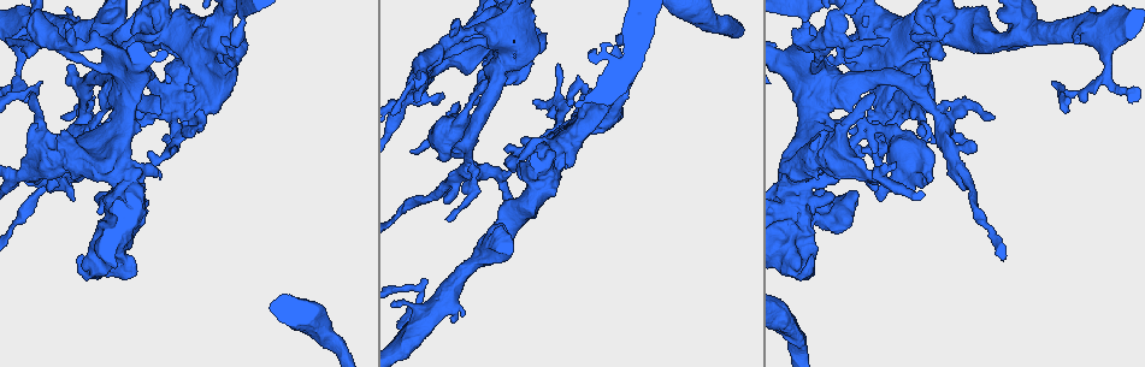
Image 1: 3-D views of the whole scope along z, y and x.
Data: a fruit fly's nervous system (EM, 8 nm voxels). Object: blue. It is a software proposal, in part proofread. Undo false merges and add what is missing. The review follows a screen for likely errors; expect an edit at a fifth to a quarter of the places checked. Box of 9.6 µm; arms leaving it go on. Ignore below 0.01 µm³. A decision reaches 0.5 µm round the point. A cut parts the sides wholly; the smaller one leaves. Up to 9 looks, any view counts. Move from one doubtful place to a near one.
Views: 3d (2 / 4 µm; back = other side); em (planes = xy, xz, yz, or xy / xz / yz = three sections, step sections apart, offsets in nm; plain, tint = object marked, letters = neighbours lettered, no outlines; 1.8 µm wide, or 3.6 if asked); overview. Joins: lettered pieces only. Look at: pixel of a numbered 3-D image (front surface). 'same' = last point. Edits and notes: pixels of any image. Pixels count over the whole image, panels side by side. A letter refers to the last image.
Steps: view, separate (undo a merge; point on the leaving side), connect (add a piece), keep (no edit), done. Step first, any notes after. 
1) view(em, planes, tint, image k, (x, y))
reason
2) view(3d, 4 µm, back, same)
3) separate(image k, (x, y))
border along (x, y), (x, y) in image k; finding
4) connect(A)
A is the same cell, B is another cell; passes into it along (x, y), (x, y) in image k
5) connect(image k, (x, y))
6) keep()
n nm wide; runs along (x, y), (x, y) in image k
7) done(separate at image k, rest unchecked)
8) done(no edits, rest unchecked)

view(3d, 2 µm, image 1, (829, 37))
three arms meet

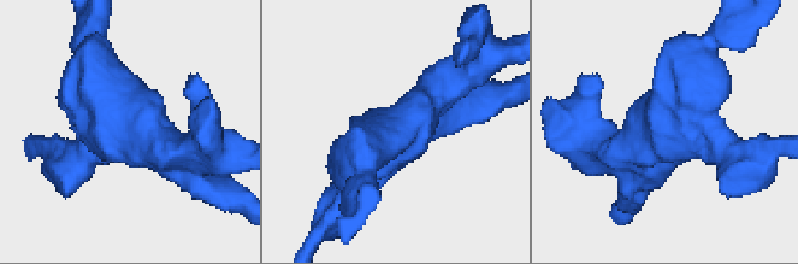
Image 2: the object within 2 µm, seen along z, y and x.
view(em, xz, step 8, letters, image 2, (397, 135))
shape alone is not enough

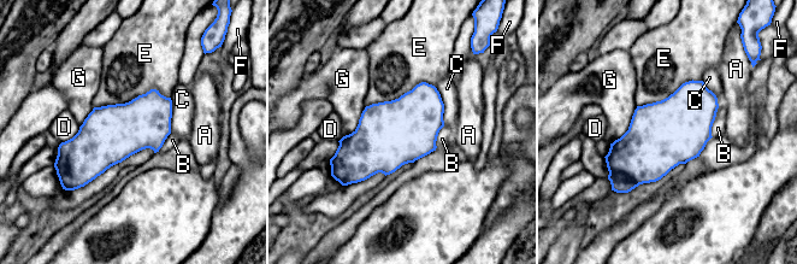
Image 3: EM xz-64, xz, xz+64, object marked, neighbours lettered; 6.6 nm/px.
keep()
380 nm wide; A, B, C, D, E, F and G are other cells; border along (170, 97), (149, 89), (94, 107) in image 3; continuous, no second neuron

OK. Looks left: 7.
view(3d, 4 µm, image 1, (804, 259))

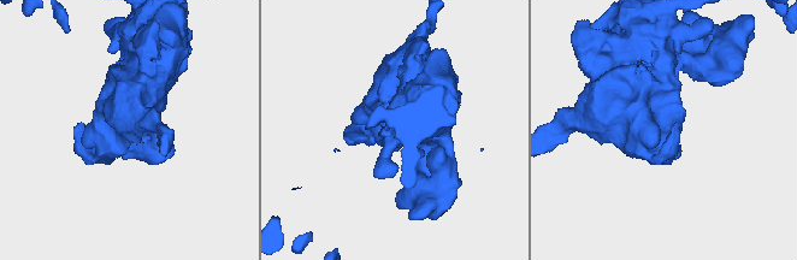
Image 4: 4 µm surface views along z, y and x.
view(em, 3.6 µm, planes, tint, image 4, (662, 134))

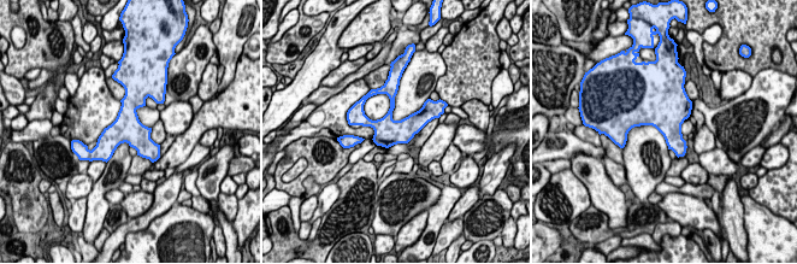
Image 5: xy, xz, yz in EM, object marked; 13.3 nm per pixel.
view(em, 3.6 µm, planes, letters, same)

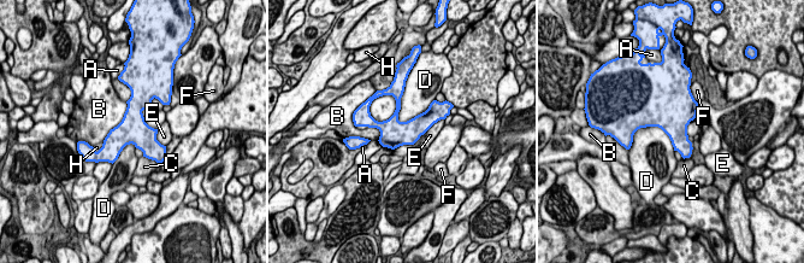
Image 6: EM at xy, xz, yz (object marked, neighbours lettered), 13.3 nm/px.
keep()
A, B, C, D, E, F and H are other cells; border along (432, 101), (413, 117), (397, 120) in image 6; continuous, no second neuron

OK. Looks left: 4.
view(em, 3.6 µm, planes, letters, image 1, (556, 148))
thick turns thin

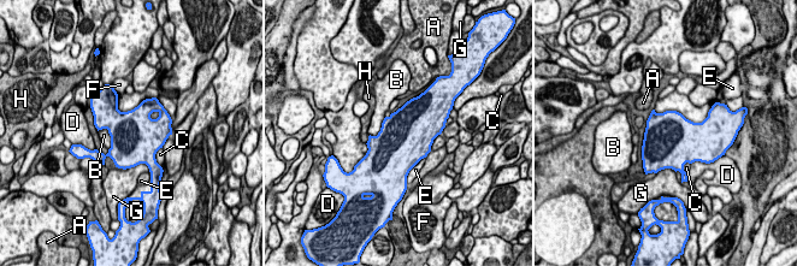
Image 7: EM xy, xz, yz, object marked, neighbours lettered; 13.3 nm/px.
keep()
G touches over 460 nm; A, B, C, D, E, F, G and H are other cells; one neuron here

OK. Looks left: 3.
view(3d, 4 µm, back, image 1, (811, 180))
thin arm on a thick one

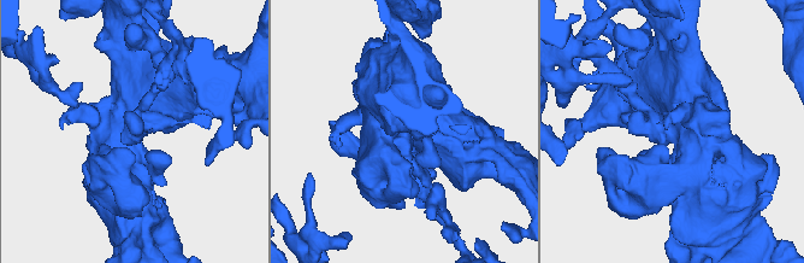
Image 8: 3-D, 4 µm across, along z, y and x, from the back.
view(em, 3.6 µm, planes, letters, image 8, (677, 127))

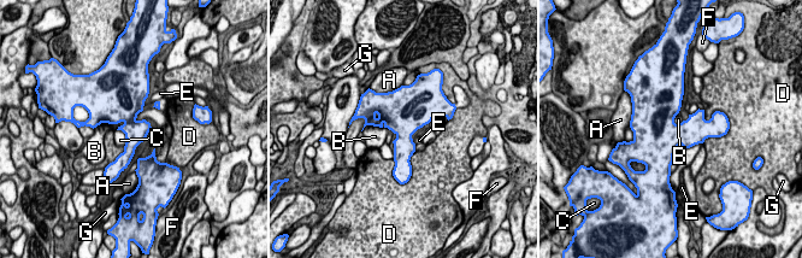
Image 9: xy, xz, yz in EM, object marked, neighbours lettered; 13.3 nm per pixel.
keep()
A, B, C, D, E, F and G are other cells; border along (124, 122), (100, 123), (93, 128) in image 9; all the same neuron

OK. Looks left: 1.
done(no edits, rest unchecked)

